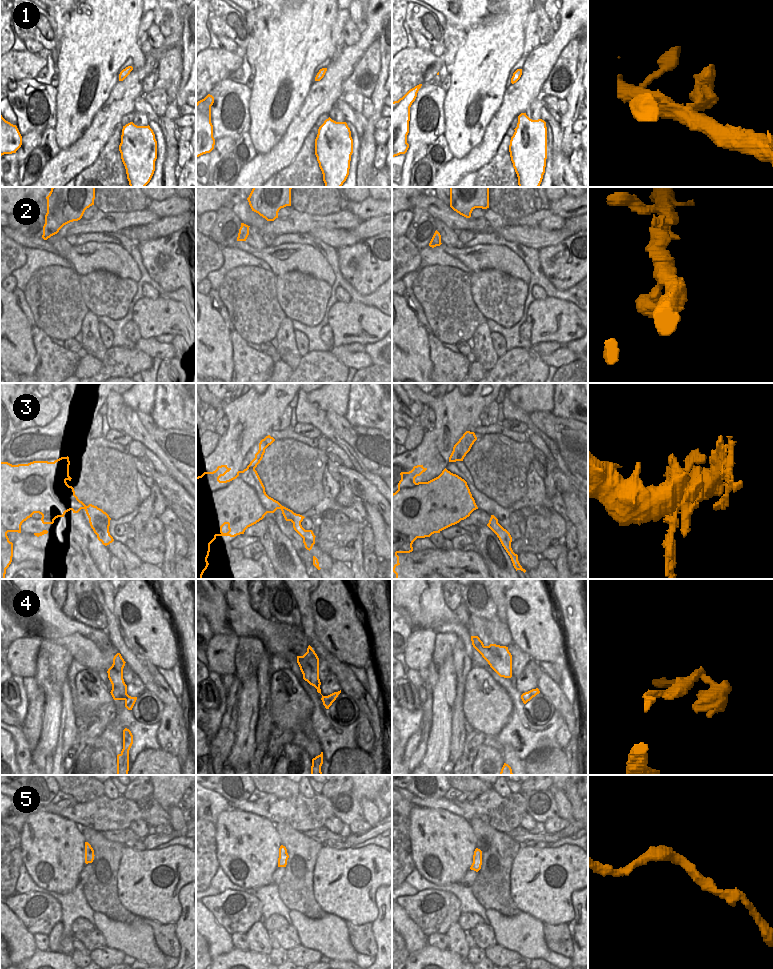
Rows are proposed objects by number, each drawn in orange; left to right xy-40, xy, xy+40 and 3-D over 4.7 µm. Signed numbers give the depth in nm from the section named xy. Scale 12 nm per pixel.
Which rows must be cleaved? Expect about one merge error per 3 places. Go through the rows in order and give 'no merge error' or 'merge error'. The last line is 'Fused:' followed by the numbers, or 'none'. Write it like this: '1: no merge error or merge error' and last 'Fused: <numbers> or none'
1: no merge error
2: no merge error
3: no merge error
4: no merge error
5: no merge error
Fused: none

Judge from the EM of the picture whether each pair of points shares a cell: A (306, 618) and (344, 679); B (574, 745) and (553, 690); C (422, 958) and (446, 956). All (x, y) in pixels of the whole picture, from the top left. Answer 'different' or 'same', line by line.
A: same
B: same
C: same

